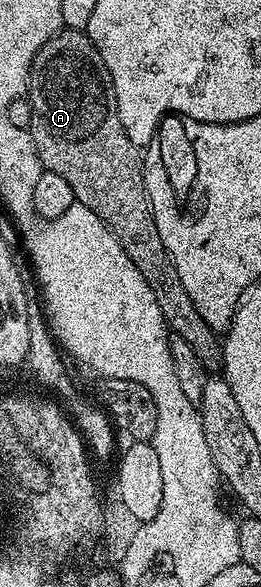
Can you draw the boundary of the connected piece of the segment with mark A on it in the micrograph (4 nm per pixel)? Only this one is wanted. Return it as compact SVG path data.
M62 29L43 44L29 69L28 99L27 130L33 139L42 168L51 173L59 173L59 177L63 177L63 181L71 185L74 200L91 209L95 217L99 217L108 225L111 234L119 241L123 253L131 257L131 265L135 265L135 269L143 273L143 281L147 281L151 293L155 293L155 301L159 301L159 313L163 313L170 332L176 338L187 341L191 349L195 349L195 357L199 357L206 372L220 372L223 367L222 340L218 332L212 331L207 321L199 317L191 297L187 297L187 289L183 289L183 281L179 281L179 273L175 273L175 265L171 265L167 249L163 249L163 241L159 241L159 229L155 229L153 210L149 208L142 148L135 146L131 137L123 133L123 121L119 121L113 82L95 45L84 31Z

